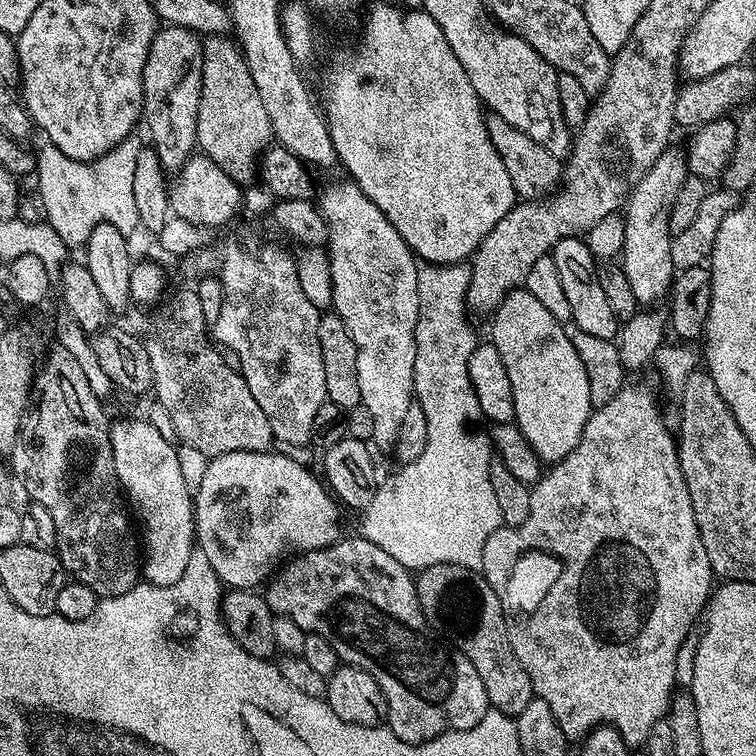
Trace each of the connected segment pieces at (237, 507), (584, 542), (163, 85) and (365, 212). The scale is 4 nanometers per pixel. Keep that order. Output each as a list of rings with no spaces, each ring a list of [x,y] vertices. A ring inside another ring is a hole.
[[[232,451],[215,456],[209,461],[205,477],[194,494],[197,545],[206,558],[210,558],[210,566],[214,566],[221,581],[232,590],[255,589],[259,580],[267,581],[289,558],[303,551],[324,548],[338,536],[337,505],[325,483],[318,478],[315,480],[298,461],[272,455],[271,451]]]
[[[626,386],[610,402],[599,405],[593,411],[592,417],[586,422],[582,432],[582,438],[566,458],[555,461],[552,468],[543,473],[540,479],[530,488],[530,514],[526,514],[526,522],[518,526],[509,528],[501,526],[486,538],[484,546],[550,546],[552,550],[560,550],[562,554],[572,552],[572,584],[570,578],[566,576],[566,560],[554,560],[558,570],[556,570],[556,590],[554,596],[548,598],[548,622],[542,623],[534,620],[532,634],[508,634],[508,636],[520,636],[520,638],[532,638],[528,644],[530,646],[520,646],[520,650],[514,650],[522,670],[530,674],[532,691],[535,696],[542,698],[546,706],[550,706],[550,714],[558,722],[562,734],[566,734],[569,742],[583,741],[584,737],[594,728],[601,726],[611,726],[622,734],[624,743],[629,749],[639,749],[646,741],[650,730],[659,720],[665,719],[668,715],[668,703],[672,701],[674,689],[677,687],[675,682],[675,658],[678,655],[679,647],[690,633],[693,631],[692,623],[701,617],[705,609],[710,593],[713,591],[714,573],[710,566],[710,554],[706,554],[706,546],[702,546],[702,534],[698,530],[698,522],[694,518],[694,502],[690,502],[690,490],[686,490],[686,478],[682,474],[680,465],[680,450],[677,437],[670,429],[664,425],[664,416],[660,413],[660,408],[656,405],[656,400],[652,397],[652,392],[648,388],[632,388]],[[576,578],[582,578],[584,582],[576,584]]]
[[[164,26],[150,46],[144,67],[143,127],[148,127],[150,147],[158,154],[165,173],[175,174],[197,151],[196,126],[198,102],[202,98],[202,62],[204,46],[201,37],[189,28]]]
[[[343,178],[337,184],[328,184],[320,192],[318,207],[328,227],[328,276],[332,279],[332,304],[336,315],[346,322],[350,338],[358,350],[358,390],[360,403],[370,410],[374,421],[371,443],[377,449],[395,449],[398,429],[406,410],[414,403],[414,354],[416,353],[416,322],[420,316],[418,302],[417,257],[406,246],[406,242],[390,226],[386,214],[362,194],[362,190],[351,179]]]

